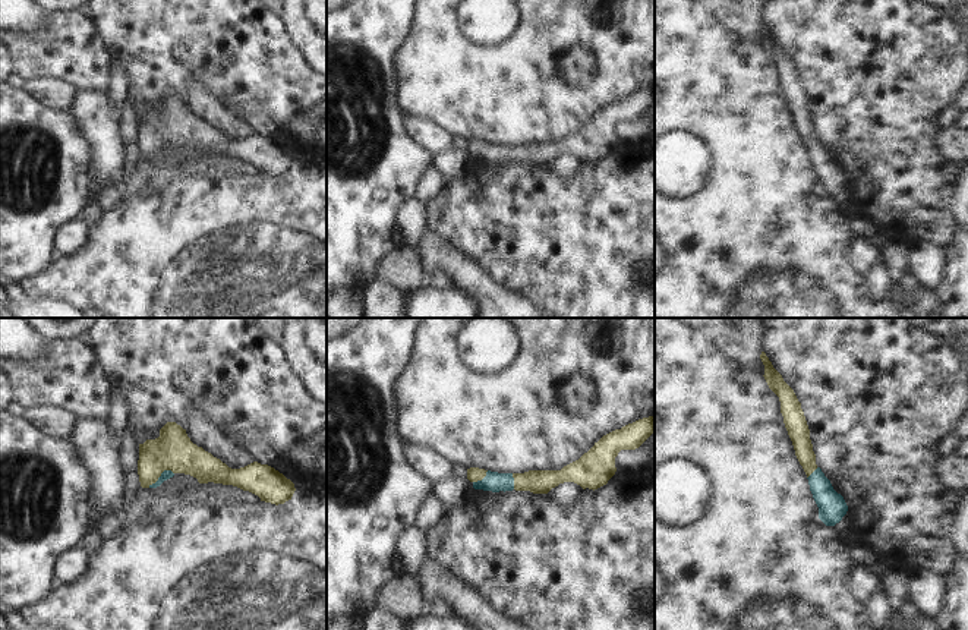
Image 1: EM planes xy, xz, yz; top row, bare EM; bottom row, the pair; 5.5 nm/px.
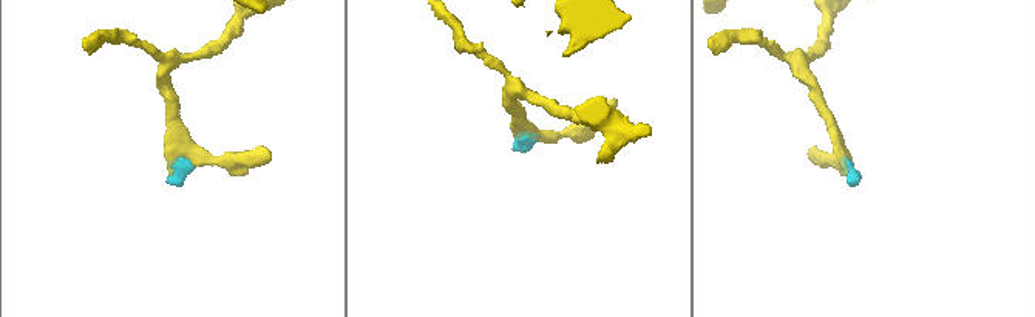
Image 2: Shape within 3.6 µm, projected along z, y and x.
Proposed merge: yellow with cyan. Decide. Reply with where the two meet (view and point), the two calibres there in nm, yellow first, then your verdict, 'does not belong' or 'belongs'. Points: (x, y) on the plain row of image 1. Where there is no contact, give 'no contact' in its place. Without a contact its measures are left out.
xy (160, 147) | 220/50 nm | belongs

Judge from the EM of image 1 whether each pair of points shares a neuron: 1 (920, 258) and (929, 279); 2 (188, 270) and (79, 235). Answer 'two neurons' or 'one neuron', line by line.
1: one neuron
2: two neurons

